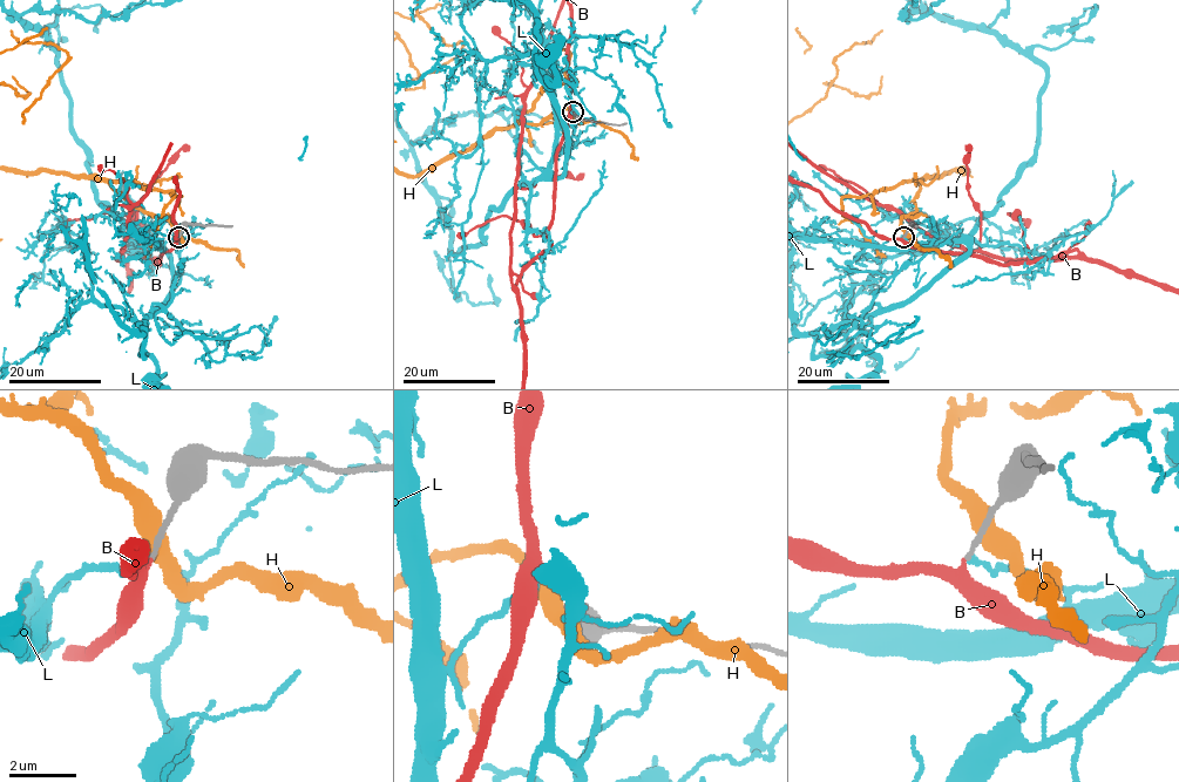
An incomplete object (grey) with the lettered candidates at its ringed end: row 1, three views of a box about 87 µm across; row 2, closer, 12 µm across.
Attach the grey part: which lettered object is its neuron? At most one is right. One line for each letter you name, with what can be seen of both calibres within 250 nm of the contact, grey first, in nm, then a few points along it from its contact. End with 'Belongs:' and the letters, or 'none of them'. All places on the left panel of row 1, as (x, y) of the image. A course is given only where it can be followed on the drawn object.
B: Thickness 140 nm (grey) against 280 nm
Belongs: B

